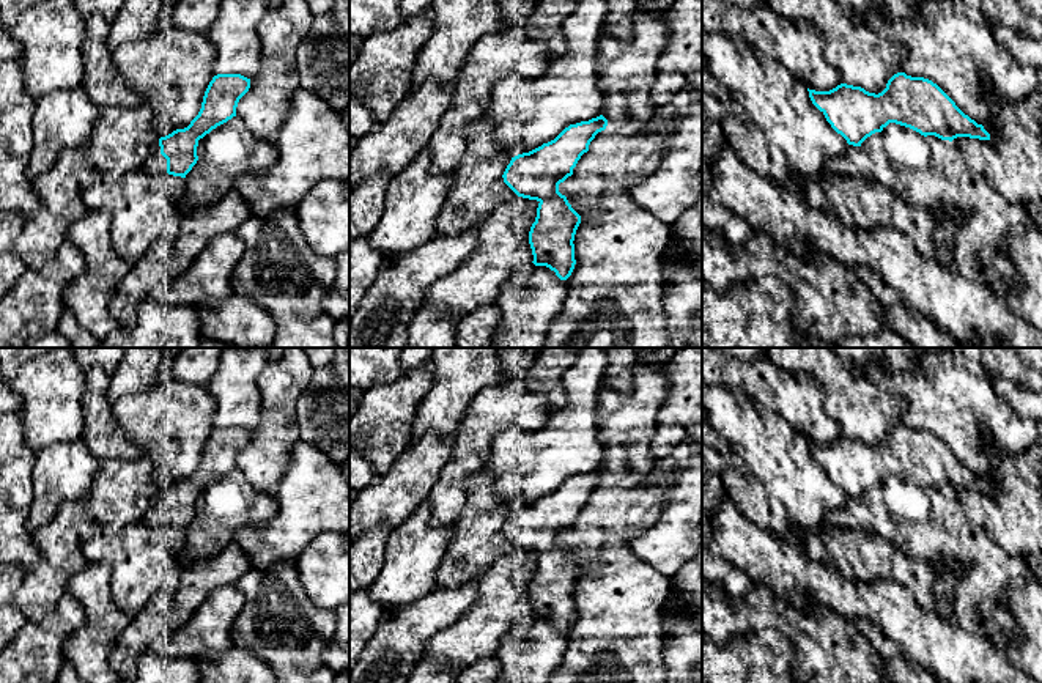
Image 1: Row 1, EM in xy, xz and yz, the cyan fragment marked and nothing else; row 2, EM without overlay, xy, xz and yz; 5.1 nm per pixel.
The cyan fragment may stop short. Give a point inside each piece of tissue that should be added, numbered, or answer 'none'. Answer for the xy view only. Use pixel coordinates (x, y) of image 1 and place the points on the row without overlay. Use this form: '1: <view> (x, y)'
1: xy (156, 516)

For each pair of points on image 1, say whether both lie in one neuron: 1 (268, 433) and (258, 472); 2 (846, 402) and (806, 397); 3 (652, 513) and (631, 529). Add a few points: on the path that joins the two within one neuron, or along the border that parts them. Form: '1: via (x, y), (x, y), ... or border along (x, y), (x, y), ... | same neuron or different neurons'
1: via (268, 443), (268, 454), (263, 463) | same neuron
2: border along (803, 376), (820, 389), (823, 409), (841, 431) | different neurons
3: via (647, 518), (636, 529) | same neuron

